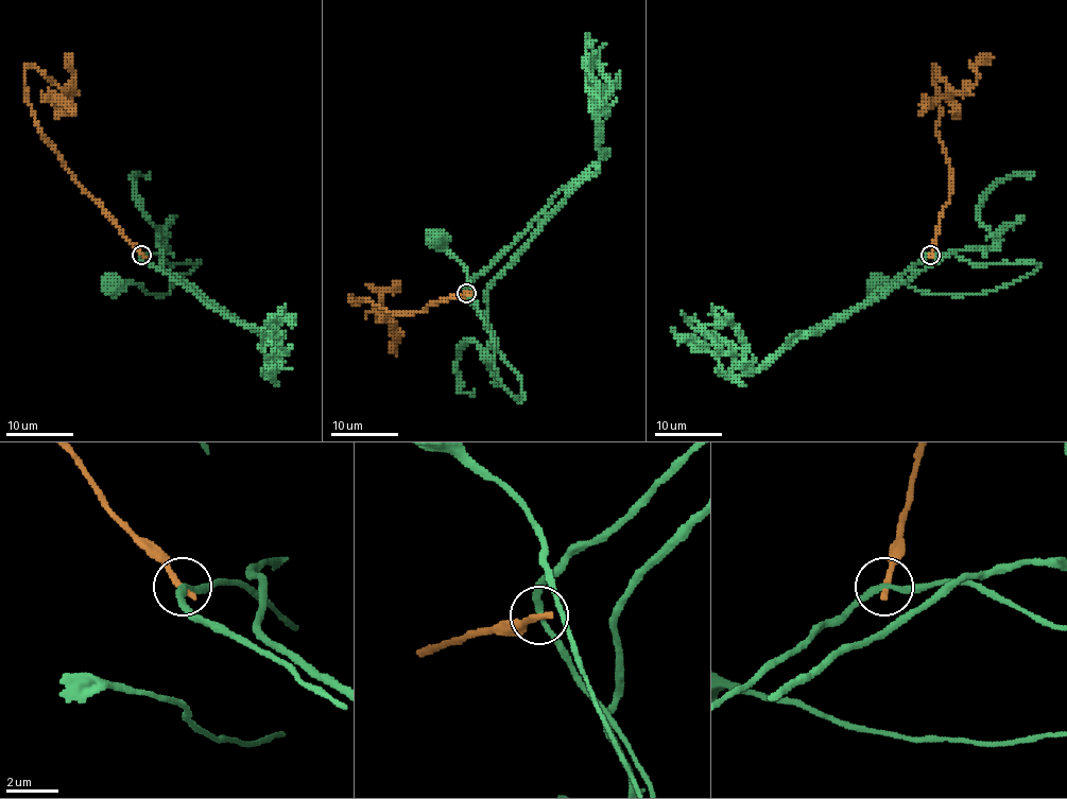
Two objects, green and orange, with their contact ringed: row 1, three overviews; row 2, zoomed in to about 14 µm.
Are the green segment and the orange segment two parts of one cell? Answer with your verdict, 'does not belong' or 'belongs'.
does not belong

